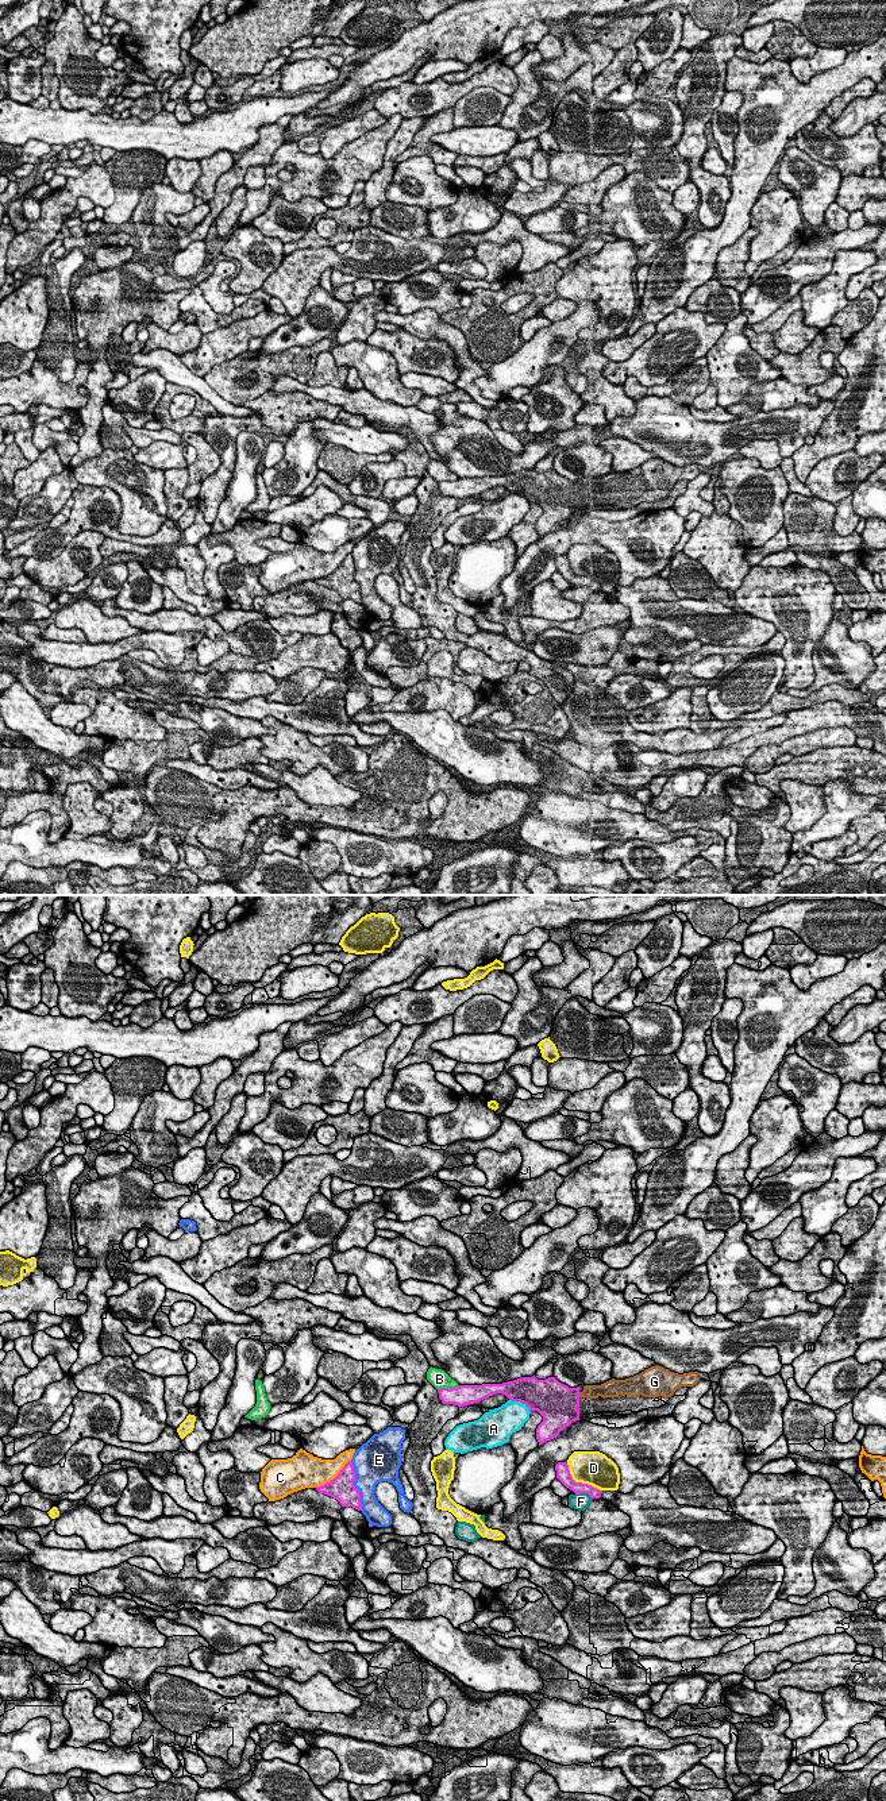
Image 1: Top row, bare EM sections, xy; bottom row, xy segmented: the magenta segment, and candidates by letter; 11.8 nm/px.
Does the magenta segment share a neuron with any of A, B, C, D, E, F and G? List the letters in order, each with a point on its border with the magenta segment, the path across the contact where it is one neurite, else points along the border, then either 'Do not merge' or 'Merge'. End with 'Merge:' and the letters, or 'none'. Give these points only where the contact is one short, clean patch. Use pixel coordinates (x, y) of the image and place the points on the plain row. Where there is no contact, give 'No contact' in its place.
A: Touches magenta at xy (520, 494). Do not merge
B: Touches magenta at xy (447, 481). Do not merge
C: Touches magenta at xy (334, 571). Do not merge
D: Touches magenta at xy (578, 575). Do not merge
E: Touches magenta at xy (353, 578). Do not merge
F: Touches magenta at xy (584, 585). Do not merge
G: Touches magenta at xy (578, 488). Path across: xy (559, 496), (571, 488), (578, 488), (589, 484). Merge
Merge: G

